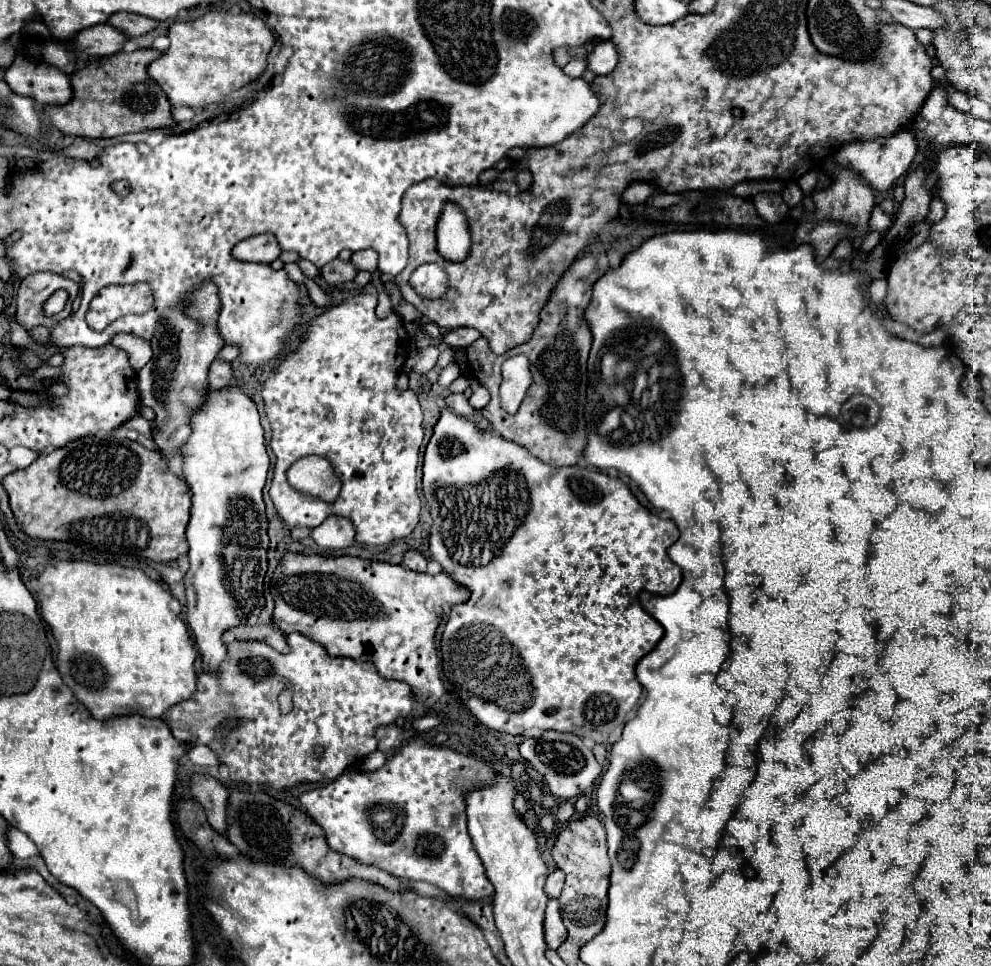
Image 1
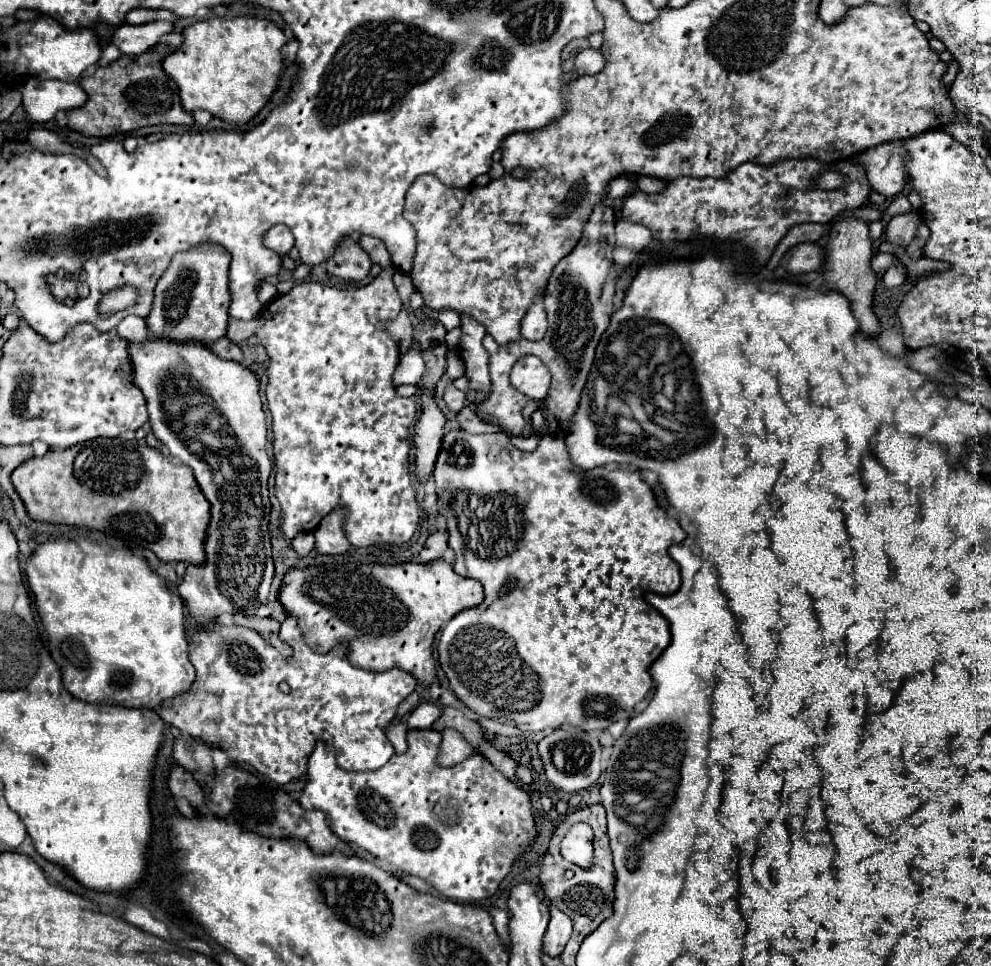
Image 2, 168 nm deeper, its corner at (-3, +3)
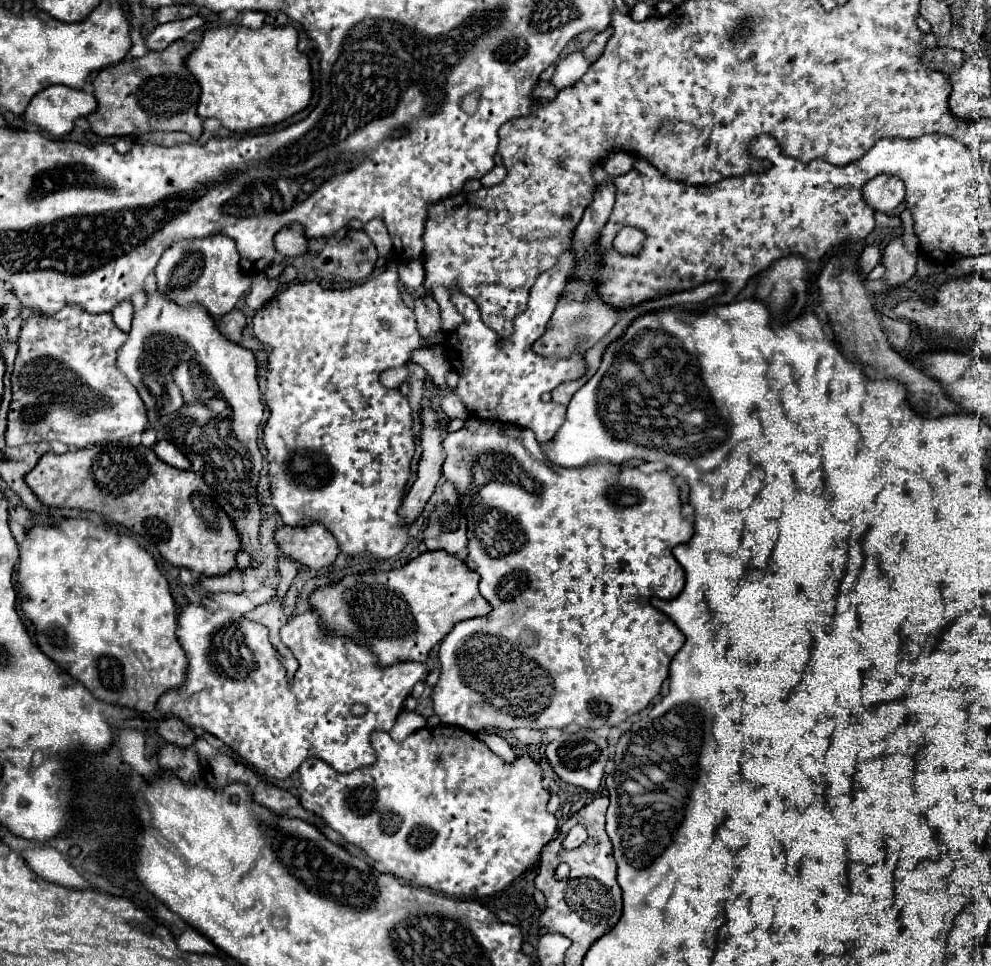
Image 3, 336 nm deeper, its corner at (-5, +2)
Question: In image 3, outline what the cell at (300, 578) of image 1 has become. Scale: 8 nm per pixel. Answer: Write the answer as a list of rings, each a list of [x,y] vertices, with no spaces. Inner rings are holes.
[[[445,550],[435,552],[423,552],[415,560],[407,562],[399,570],[391,572],[365,572],[365,574],[351,574],[345,576],[335,586],[325,586],[313,592],[311,606],[321,616],[321,624],[333,630],[337,636],[349,636],[357,644],[367,644],[377,656],[381,666],[391,666],[397,662],[427,662],[429,652],[435,644],[439,644],[457,622],[485,616],[491,612],[491,604],[479,594],[477,590],[479,574],[469,570],[469,566],[447,554]]]

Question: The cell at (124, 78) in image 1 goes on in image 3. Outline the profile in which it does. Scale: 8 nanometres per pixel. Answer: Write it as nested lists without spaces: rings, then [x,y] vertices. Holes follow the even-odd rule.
[[[177,40],[167,50],[149,52],[143,58],[125,58],[119,64],[103,68],[93,80],[97,112],[87,116],[91,130],[101,136],[129,136],[135,132],[187,132],[199,140],[203,134],[203,118],[197,114],[199,82],[187,70],[185,60],[191,54],[191,44]]]

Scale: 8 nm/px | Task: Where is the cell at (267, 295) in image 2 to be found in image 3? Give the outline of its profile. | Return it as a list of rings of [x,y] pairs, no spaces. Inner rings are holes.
[[[211,234],[199,240],[173,242],[173,246],[163,252],[155,274],[159,290],[163,290],[171,300],[179,302],[181,306],[199,302],[209,310],[215,320],[219,320],[225,312],[233,310],[237,300],[251,288],[251,276],[239,266],[239,252],[235,250],[235,240],[227,238],[225,234]]]

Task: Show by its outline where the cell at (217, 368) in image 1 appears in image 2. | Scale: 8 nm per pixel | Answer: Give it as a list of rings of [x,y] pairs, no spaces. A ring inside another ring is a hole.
[[[227,337],[219,339],[217,343],[213,343],[211,351],[213,351],[217,357],[221,357],[221,359],[231,359],[231,361],[237,361],[237,363],[241,363],[241,359],[243,359],[241,349],[239,349],[237,345],[233,345]]]

